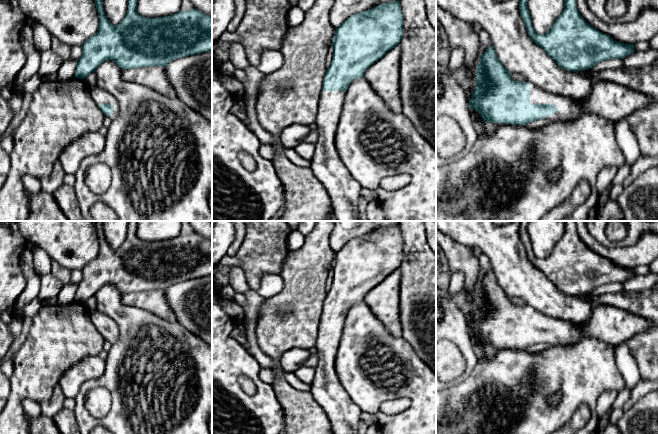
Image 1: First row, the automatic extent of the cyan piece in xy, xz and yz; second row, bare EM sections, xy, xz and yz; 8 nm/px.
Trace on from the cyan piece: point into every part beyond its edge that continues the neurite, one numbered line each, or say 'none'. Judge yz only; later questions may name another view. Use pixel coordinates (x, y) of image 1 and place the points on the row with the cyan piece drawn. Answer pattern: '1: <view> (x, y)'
1: yz (612, 101)

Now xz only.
1: xz (344, 192)

